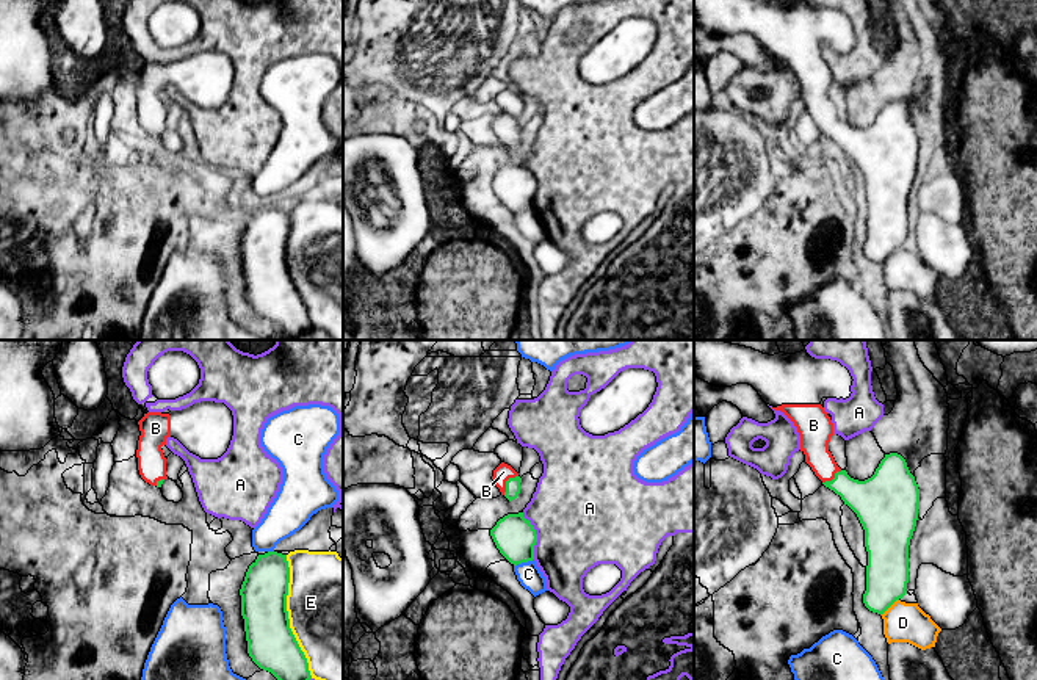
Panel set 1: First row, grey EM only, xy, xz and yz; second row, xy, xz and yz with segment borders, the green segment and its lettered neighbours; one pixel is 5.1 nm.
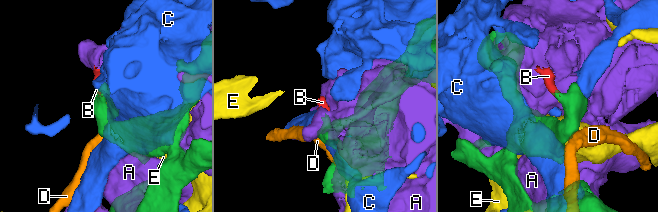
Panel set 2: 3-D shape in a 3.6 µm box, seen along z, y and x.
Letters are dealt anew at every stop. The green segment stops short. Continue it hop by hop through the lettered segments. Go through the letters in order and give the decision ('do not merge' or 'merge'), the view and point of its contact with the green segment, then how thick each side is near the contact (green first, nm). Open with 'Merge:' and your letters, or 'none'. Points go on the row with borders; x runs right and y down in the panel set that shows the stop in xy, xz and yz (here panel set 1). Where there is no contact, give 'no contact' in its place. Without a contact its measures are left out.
Merge: B
A: do not merge | xz (536, 536) | 220/500 nm
B: merge | xz (506, 483) | 80/90 nm
C: do not merge | xz (523, 561) | 220/120 nm
D: do not merge | yz (888, 607) | 220/200 nm
E: do not merge | xy (287, 616) | 260/480 nm

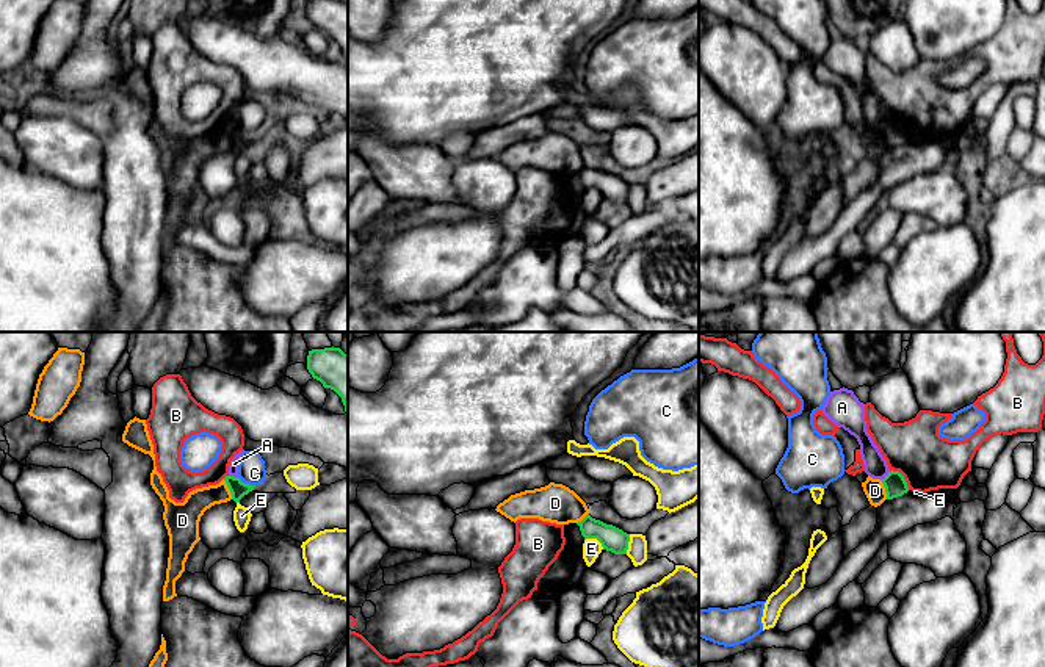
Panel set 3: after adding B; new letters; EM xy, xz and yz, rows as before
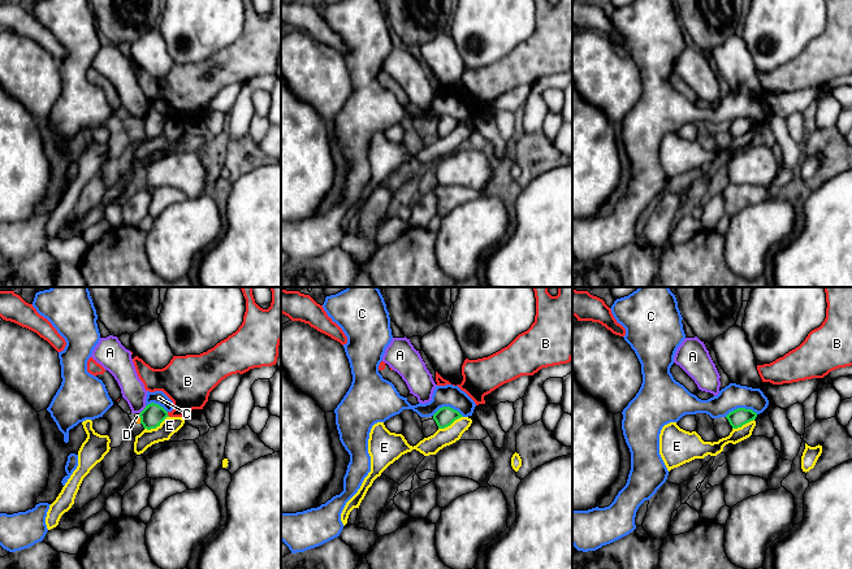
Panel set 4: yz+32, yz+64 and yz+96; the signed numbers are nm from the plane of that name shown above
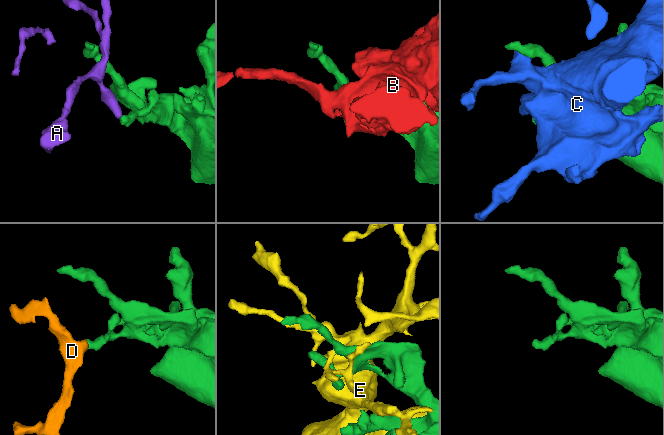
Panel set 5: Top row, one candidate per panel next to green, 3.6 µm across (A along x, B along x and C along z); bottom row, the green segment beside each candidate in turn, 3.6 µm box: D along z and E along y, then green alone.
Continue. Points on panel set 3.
Merge: none
A: do not merge | xy (232, 476) | 90/50 nm
B: do not merge | yz (903, 476) | 120/280 nm
C: do not merge | xy (246, 484) | 90/140 nm
D: do not merge | xy (229, 489) | 90/130 nm
E: do not merge | xz (596, 537) | 130/100 nm

